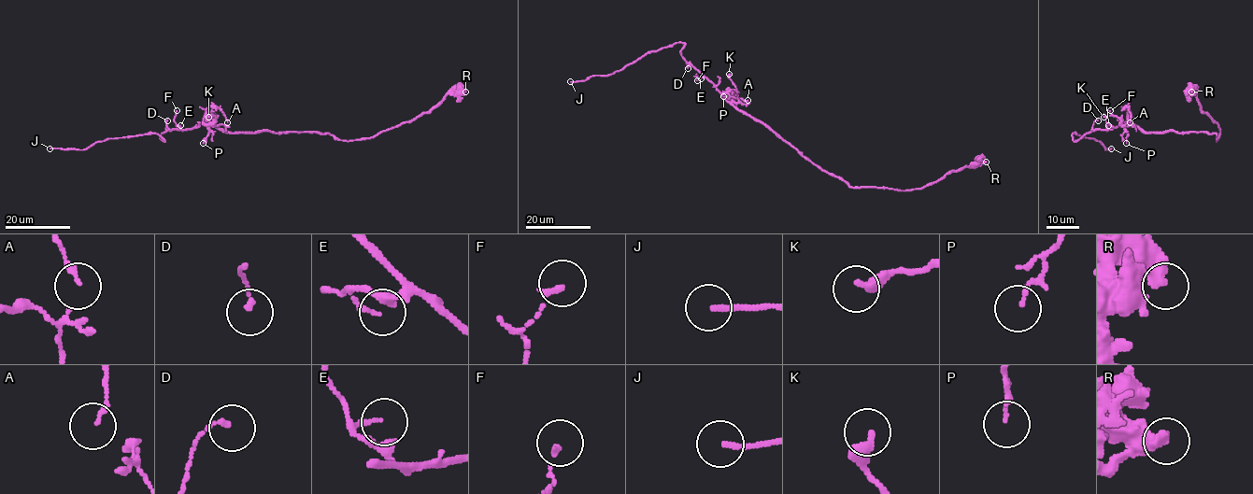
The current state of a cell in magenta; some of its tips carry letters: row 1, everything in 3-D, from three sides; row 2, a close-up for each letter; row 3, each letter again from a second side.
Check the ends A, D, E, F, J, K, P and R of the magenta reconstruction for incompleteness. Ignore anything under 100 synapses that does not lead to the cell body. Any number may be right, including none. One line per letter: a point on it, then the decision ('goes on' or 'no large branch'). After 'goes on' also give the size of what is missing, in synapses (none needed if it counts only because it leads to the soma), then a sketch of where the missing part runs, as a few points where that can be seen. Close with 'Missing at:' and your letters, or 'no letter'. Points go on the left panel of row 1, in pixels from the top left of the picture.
A: place (227, 122); no large branch
D: place (167, 120); no large branch
E: place (180, 125); no large branch
F: place (177, 110); no large branch
J: place (49, 148); goes on
K: place (208, 117); no large branch
P: place (203, 143); no large branch
R: place (465, 91); no large branch
Missing at: J

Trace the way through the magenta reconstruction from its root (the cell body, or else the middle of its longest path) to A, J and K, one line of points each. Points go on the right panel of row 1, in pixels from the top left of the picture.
A: (1158, 133), (1144, 132), (1131, 123), (1128, 108), (1130, 122)
J: (1158, 133), (1123, 123), (1092, 130), (1075, 141), (1072, 134), (1111, 148)
K: (1158, 133), (1144, 132), (1128, 123), (1123, 124), (1115, 116), (1103, 117)

